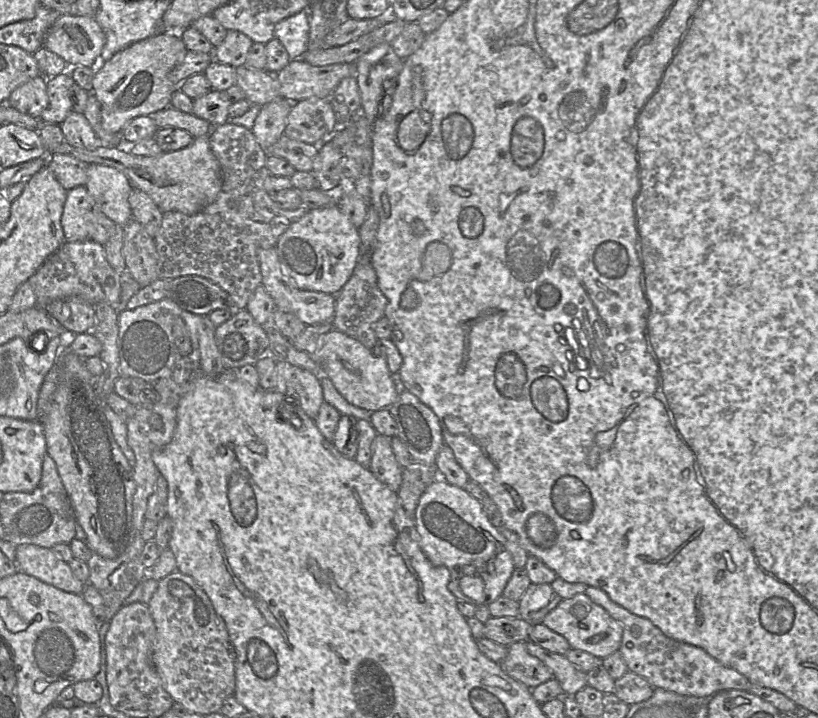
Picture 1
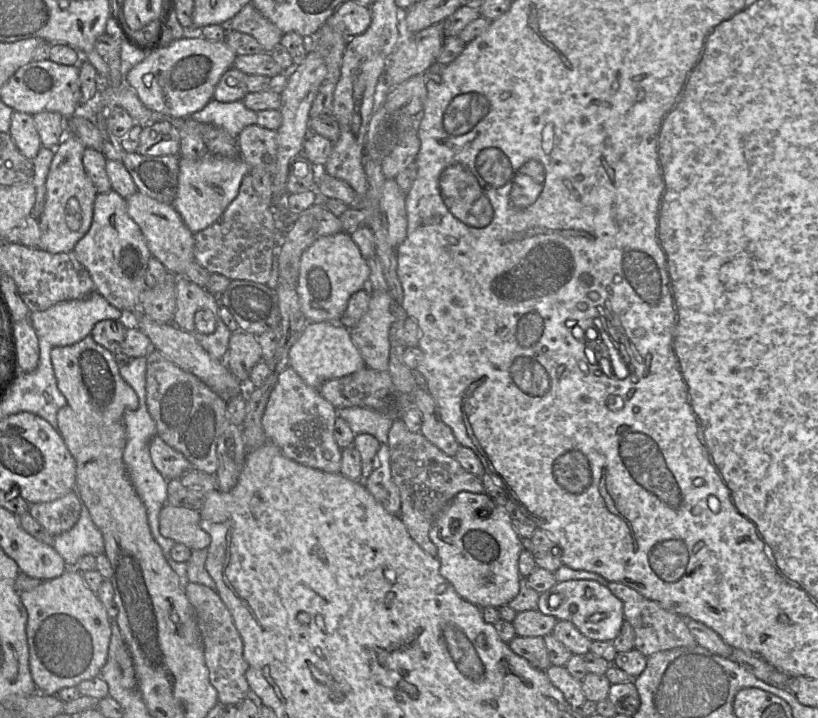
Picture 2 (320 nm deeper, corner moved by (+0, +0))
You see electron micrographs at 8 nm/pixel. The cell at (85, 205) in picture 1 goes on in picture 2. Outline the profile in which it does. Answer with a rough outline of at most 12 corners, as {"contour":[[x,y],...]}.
{"contour":[[96,195],[73,253],[97,293],[138,312],[153,256],[126,199]]}

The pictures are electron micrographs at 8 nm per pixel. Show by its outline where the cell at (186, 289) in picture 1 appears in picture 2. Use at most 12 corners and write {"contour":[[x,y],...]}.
{"contour":[[232,280],[217,296],[238,329],[280,327],[275,289]]}

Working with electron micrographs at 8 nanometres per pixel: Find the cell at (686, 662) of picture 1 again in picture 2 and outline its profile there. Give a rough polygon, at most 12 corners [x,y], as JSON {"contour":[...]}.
{"contour":[[623,583],[607,587],[623,604],[646,657],[697,645],[686,619]]}

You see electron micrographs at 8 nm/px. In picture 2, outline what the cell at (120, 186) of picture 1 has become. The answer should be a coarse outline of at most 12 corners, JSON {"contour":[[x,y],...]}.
{"contour":[[126,199],[152,254],[176,276],[194,259],[194,234],[171,204]]}

